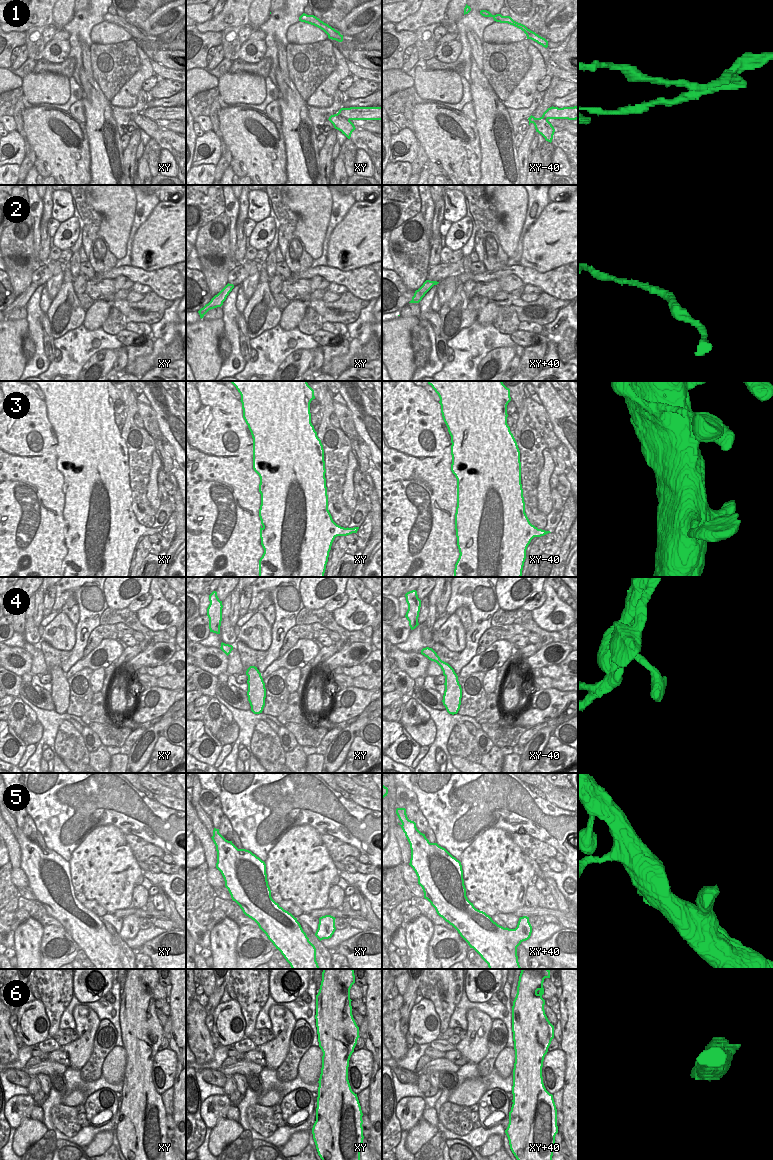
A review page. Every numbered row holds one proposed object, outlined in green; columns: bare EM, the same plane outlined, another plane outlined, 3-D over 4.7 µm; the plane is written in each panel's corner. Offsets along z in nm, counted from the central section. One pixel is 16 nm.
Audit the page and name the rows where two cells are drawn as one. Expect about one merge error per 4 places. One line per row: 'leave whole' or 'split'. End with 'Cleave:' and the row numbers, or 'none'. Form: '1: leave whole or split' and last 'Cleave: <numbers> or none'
1: split
2: leave whole
3: leave whole
4: leave whole
5: leave whole
6: leave whole
Cleave: 1

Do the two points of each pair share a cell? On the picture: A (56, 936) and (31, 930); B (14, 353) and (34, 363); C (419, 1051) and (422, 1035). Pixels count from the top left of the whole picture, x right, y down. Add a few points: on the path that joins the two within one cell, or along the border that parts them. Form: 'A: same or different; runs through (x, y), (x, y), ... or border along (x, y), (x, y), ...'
A: different; border along (43, 927), (39, 956)
B: different; border along (27, 361), (23, 370)
C: different; border along (415, 1042), (429, 1044)

